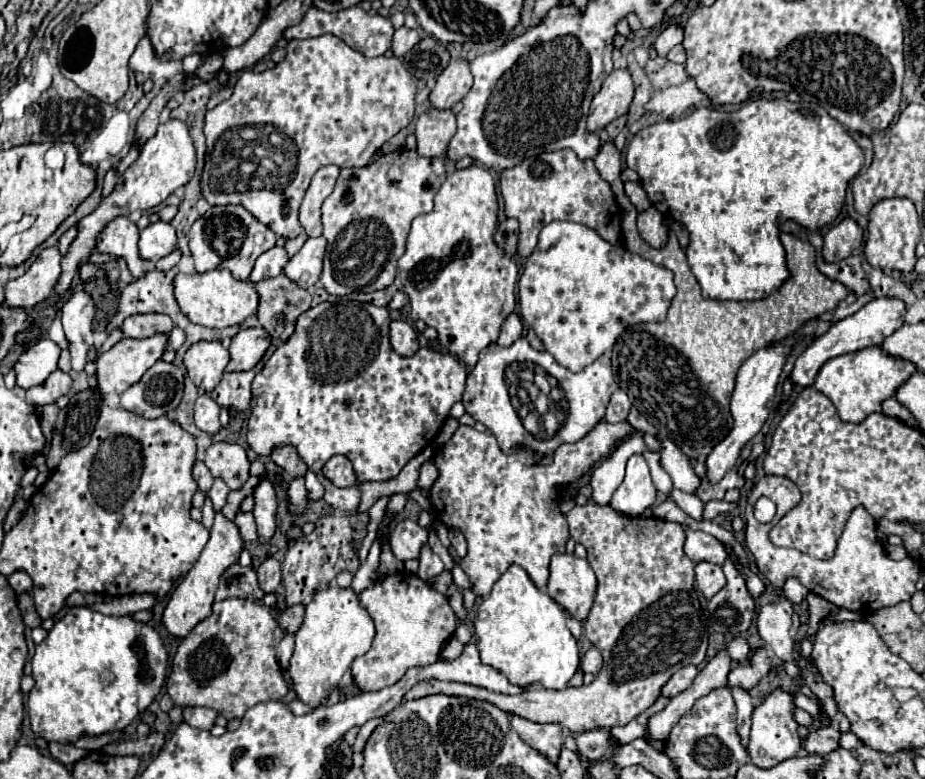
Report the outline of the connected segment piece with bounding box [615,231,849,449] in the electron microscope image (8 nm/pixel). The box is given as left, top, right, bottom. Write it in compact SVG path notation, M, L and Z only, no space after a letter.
M669 231L669 241L663 249L653 249L641 235L623 237L631 253L675 271L677 295L665 321L637 325L617 339L619 387L661 435L697 449L715 447L715 443L723 441L727 431L731 431L733 419L729 401L743 361L755 351L787 339L807 321L829 313L849 293L843 283L831 281L817 269L811 243L803 243L785 233L781 241L787 251L791 279L785 281L777 293L761 301L705 299L673 231Z

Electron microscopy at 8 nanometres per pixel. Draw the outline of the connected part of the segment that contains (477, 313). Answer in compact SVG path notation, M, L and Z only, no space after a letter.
M473 165L469 169L455 171L445 179L435 195L435 209L429 215L419 215L413 219L407 235L407 251L399 259L399 275L411 301L411 319L421 319L429 327L437 329L439 343L467 367L473 367L479 361L479 353L497 341L503 321L513 313L515 307L515 283L519 269L513 257L493 243L497 213L499 205L495 179L489 169Z

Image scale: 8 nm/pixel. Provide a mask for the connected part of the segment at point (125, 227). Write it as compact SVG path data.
M117 217L109 221L105 229L97 235L95 249L99 253L123 257L127 261L133 279L141 279L145 275L145 269L137 251L137 241L139 241L137 225L127 217Z

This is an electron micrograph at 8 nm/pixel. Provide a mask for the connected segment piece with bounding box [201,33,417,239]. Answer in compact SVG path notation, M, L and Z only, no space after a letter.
M329 33L313 39L293 39L287 43L285 61L263 73L245 71L237 79L231 99L207 111L207 163L201 193L209 205L243 205L279 237L293 239L301 233L297 213L311 175L323 165L337 165L341 169L365 167L387 139L411 123L415 91L417 87L399 57L369 59Z

